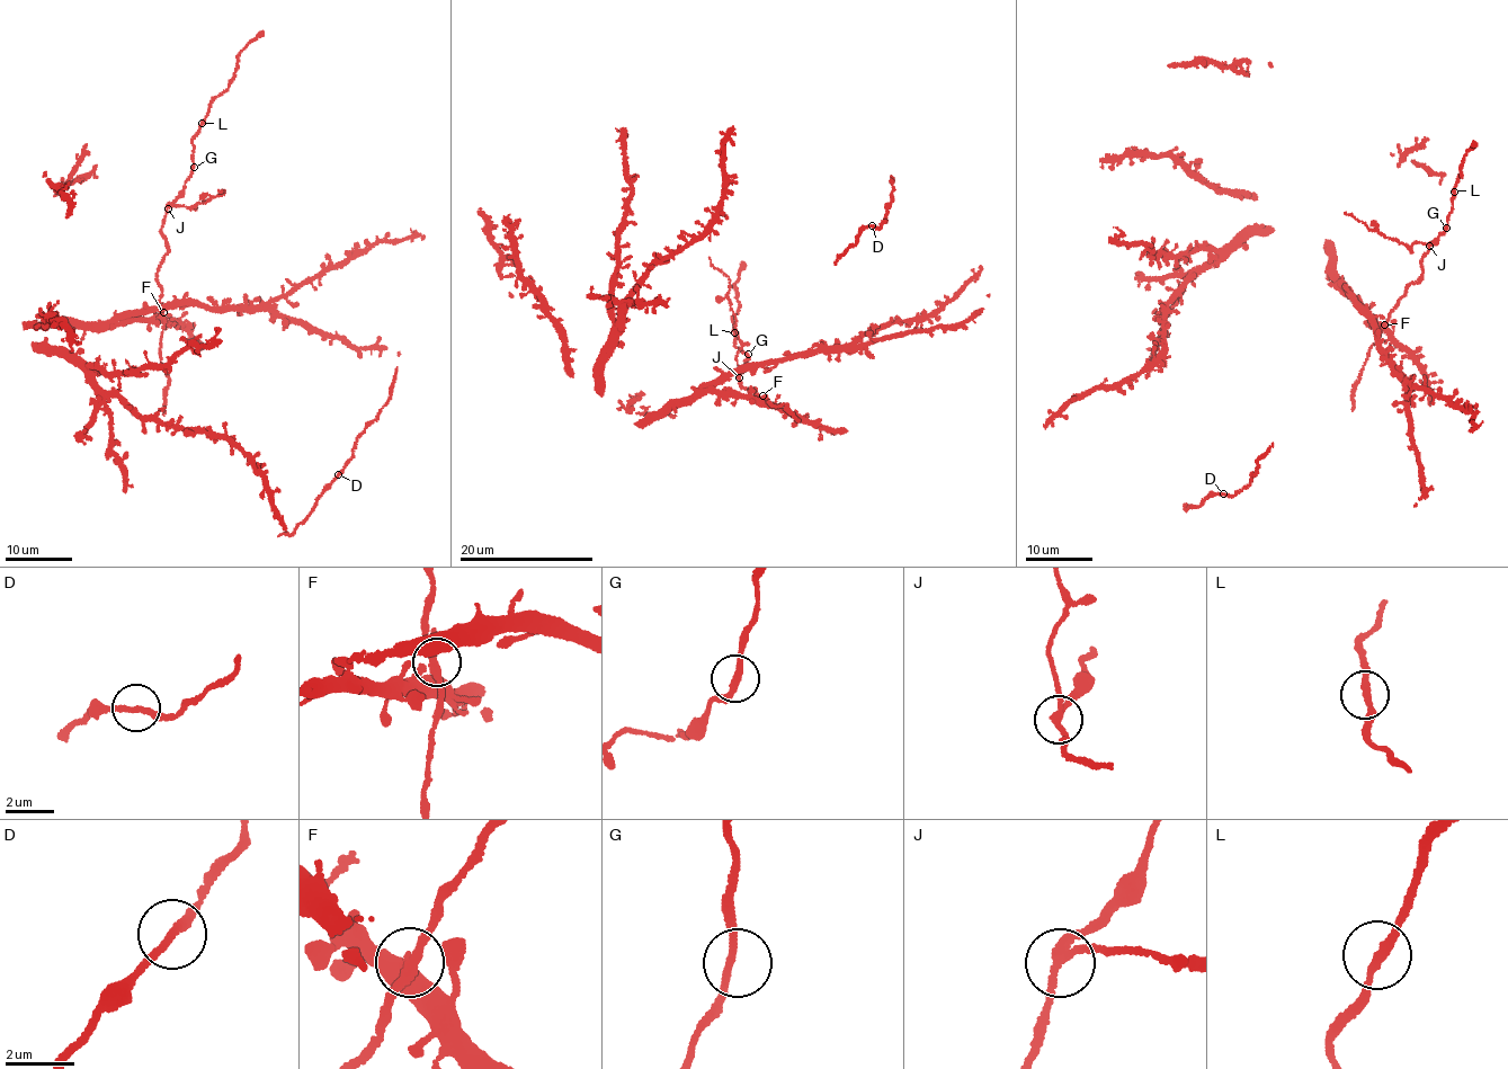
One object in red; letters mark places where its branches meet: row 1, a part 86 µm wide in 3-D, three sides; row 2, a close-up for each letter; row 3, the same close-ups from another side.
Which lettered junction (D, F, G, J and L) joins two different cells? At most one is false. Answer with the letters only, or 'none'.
J

